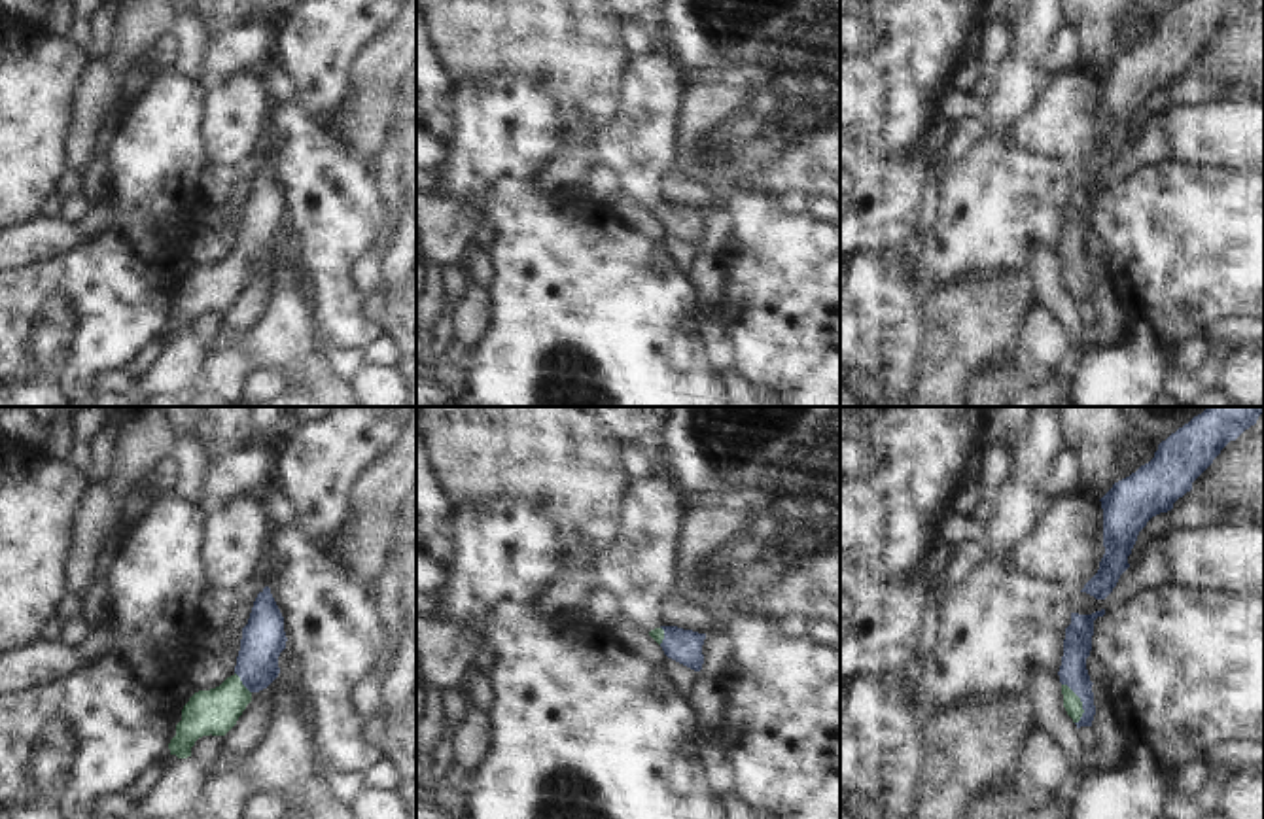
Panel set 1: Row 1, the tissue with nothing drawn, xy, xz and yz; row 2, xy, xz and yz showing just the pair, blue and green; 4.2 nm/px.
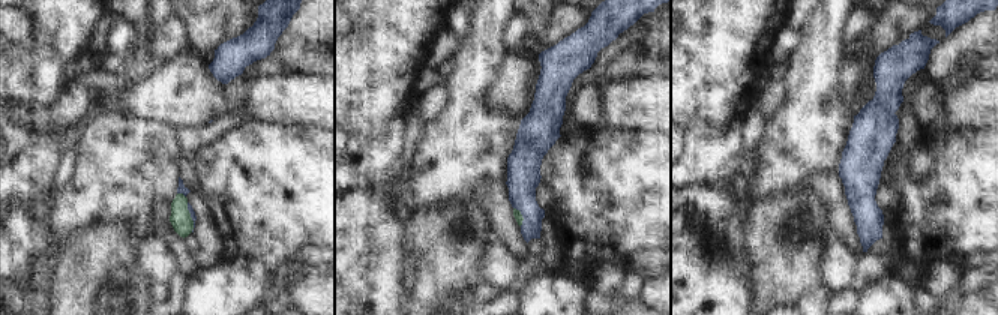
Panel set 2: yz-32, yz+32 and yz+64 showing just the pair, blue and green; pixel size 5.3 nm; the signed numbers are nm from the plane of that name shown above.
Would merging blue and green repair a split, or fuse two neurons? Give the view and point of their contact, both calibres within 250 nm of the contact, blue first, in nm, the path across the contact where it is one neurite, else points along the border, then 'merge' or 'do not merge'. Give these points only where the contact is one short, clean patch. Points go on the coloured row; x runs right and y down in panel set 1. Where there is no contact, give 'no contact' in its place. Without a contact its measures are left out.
contact yz (1081, 700); calibres 120 and 80 nm; way yz (1077, 644), (1081, 700), (1071, 702); merge

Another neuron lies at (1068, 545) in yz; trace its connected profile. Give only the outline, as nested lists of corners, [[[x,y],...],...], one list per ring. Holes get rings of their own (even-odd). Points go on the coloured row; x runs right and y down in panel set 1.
[[[1088,492],[1052,501],[1033,533],[1012,554],[1016,566],[1029,575],[1082,590],[1105,554],[1101,501]]]

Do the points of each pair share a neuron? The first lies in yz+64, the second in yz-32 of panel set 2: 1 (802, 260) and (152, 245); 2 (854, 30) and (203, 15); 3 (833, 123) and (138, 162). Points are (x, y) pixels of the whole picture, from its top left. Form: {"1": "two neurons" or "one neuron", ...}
{"1": "two neurons", "2": "two neurons", "3": "one neuron"}

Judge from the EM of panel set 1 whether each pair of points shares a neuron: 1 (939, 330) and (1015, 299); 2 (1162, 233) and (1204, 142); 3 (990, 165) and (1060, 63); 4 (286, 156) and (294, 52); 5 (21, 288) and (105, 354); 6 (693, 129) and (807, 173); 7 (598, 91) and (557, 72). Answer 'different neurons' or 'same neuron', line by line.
1: same neuron
2: different neurons
3: different neurons
4: same neuron
5: same neuron
6: same neuron
7: same neuron

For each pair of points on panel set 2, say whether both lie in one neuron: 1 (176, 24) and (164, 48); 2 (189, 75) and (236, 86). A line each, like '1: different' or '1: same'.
1: same
2: same

